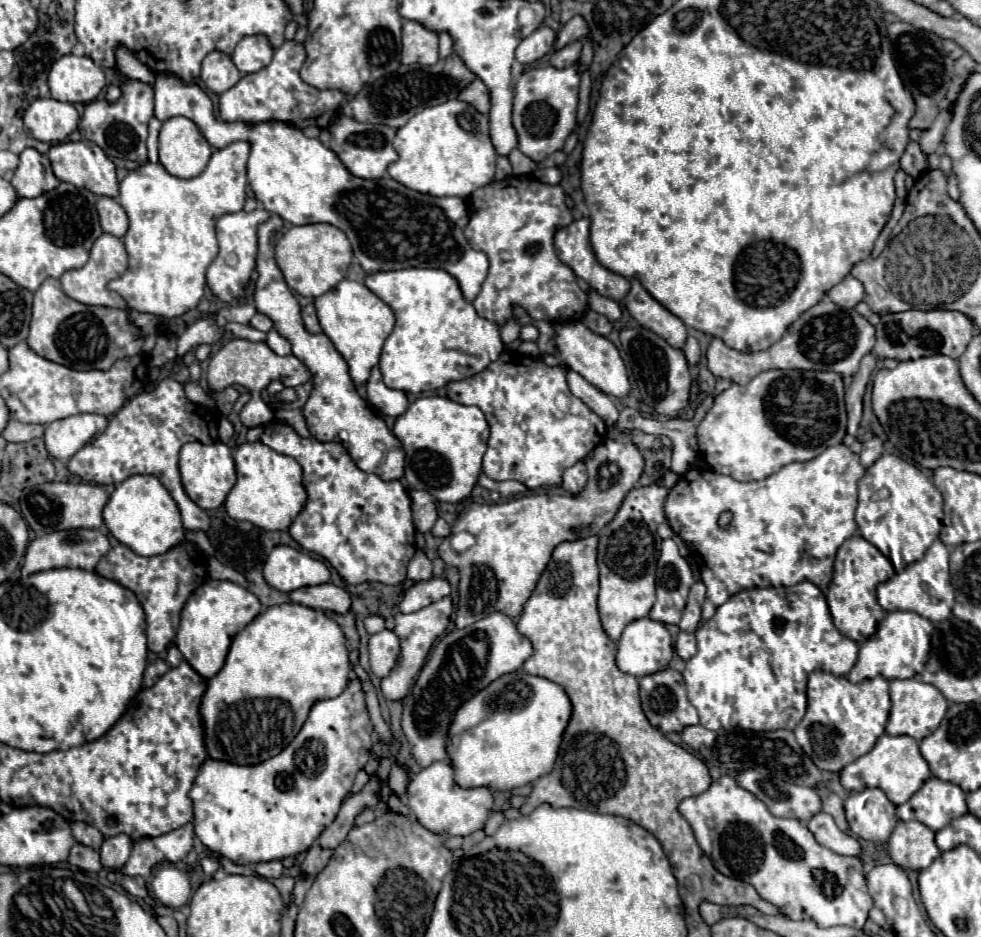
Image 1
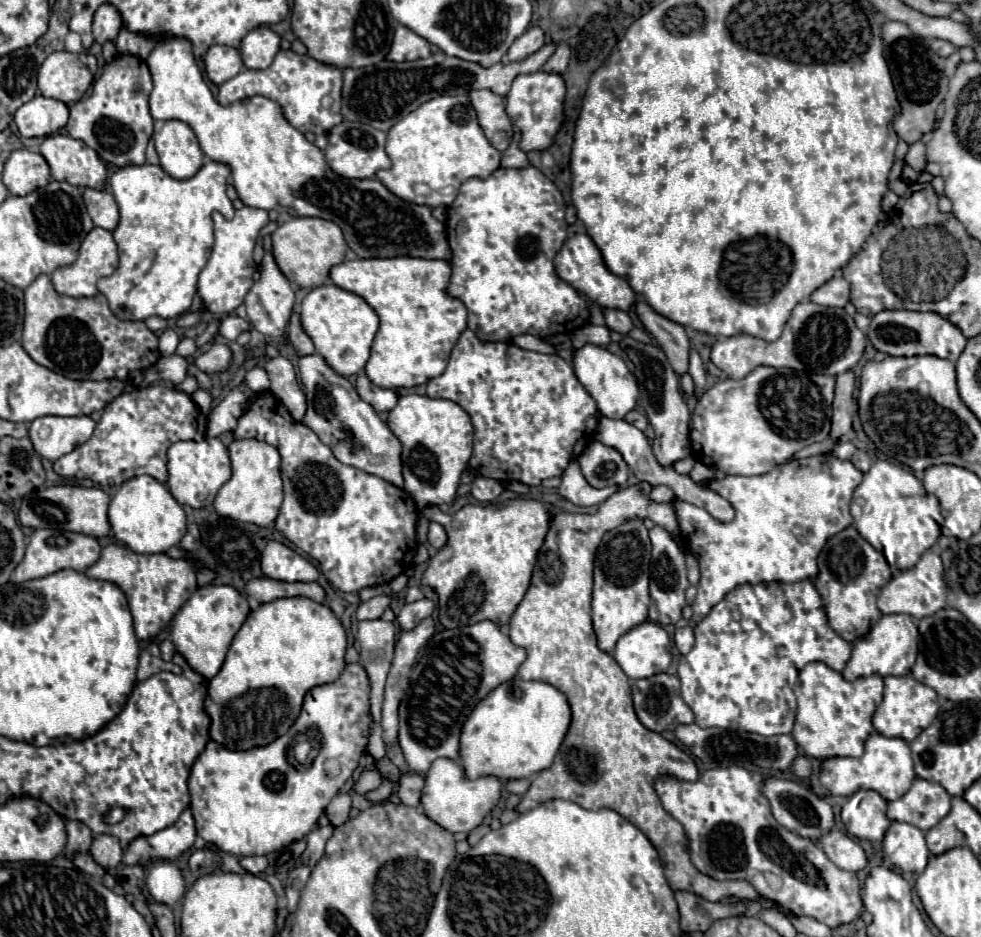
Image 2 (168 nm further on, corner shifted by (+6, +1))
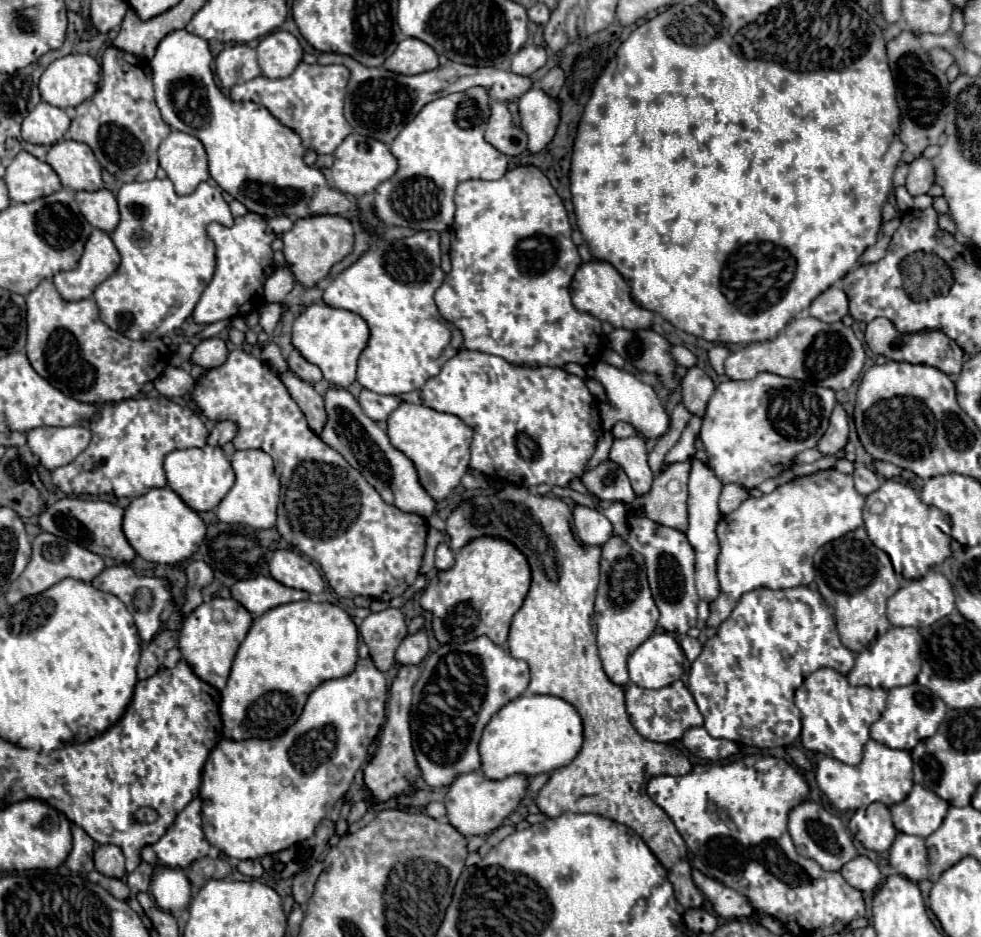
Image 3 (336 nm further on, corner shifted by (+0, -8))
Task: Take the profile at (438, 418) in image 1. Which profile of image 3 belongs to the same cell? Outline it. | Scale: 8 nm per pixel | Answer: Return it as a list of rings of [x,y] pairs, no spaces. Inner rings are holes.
[[[403,402],[387,420],[387,434],[393,446],[397,446],[413,464],[421,486],[435,502],[443,502],[459,484],[463,474],[469,470],[473,430],[457,416],[437,412],[423,404]]]

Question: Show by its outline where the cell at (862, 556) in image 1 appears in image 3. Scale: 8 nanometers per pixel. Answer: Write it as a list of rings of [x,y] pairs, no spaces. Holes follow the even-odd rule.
[[[857,528],[843,538],[819,548],[815,554],[815,570],[817,588],[825,602],[833,608],[841,642],[851,652],[865,650],[875,638],[891,627],[884,617],[885,602],[899,590],[899,582],[889,556],[869,542],[865,528]]]

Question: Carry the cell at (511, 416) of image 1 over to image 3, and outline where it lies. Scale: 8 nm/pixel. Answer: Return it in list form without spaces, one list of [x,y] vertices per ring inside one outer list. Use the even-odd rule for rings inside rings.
[[[461,348],[441,368],[441,374],[429,378],[429,382],[421,388],[421,402],[437,412],[455,414],[473,428],[469,468],[489,476],[493,482],[525,488],[537,484],[567,488],[575,476],[583,474],[585,464],[595,450],[595,442],[603,432],[599,412],[591,406],[595,404],[595,398],[581,378],[563,372],[563,368],[519,366],[499,356],[465,348]]]

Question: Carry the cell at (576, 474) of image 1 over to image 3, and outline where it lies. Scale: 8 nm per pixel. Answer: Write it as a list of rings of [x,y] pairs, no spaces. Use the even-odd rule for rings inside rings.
[[[575,504],[573,516],[575,516],[577,536],[583,544],[603,546],[611,538],[613,526],[601,510],[589,508],[589,506],[583,506],[583,504]]]

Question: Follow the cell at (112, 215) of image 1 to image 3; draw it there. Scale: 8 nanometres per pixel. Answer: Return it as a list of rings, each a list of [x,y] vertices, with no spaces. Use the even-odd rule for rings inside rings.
[[[103,188],[97,192],[77,192],[75,198],[81,206],[81,214],[93,228],[99,228],[107,234],[111,234],[117,228],[121,214],[117,210],[115,196],[109,190]]]

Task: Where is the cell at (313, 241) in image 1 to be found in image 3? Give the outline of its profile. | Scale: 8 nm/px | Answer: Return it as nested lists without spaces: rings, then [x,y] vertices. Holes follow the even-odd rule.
[[[299,218],[289,232],[283,236],[283,254],[285,262],[295,276],[295,280],[303,288],[311,288],[325,280],[329,276],[329,270],[333,264],[341,262],[347,254],[353,252],[353,242],[355,242],[355,232],[353,224],[345,222],[345,218]]]

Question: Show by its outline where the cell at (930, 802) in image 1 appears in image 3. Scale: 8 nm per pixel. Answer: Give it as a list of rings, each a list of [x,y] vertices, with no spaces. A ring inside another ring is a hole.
[[[915,784],[911,794],[891,808],[891,814],[893,824],[899,832],[927,838],[941,826],[947,816],[947,810],[949,804],[943,798]]]

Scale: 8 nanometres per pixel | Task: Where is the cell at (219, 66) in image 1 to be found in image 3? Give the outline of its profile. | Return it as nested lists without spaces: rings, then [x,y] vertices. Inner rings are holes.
[[[237,44],[221,50],[221,54],[215,58],[215,72],[221,86],[231,88],[259,76],[261,68],[257,64],[255,50],[245,44]]]

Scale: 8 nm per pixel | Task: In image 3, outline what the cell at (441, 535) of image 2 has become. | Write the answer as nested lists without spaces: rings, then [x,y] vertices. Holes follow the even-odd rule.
[[[441,542],[437,546],[437,552],[435,552],[435,566],[437,570],[447,570],[449,566],[453,566],[455,558],[453,558],[453,550],[449,548],[447,542]]]

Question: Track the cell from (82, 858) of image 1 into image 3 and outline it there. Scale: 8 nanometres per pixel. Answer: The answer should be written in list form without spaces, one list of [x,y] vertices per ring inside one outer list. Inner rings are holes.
[[[97,870],[89,872],[89,874],[87,874],[87,878],[89,878],[91,882],[97,882],[101,888],[109,890],[115,898],[121,898],[121,900],[129,898],[129,888],[125,886],[125,882],[121,882],[121,880],[117,880],[117,878],[103,876],[103,874],[101,874],[101,872],[97,872]]]

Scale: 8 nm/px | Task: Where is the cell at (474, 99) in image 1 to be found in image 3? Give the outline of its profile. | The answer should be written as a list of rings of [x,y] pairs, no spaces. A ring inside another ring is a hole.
[[[503,102],[491,104],[485,140],[507,156],[519,156],[527,148],[527,136],[513,124],[513,116]]]

